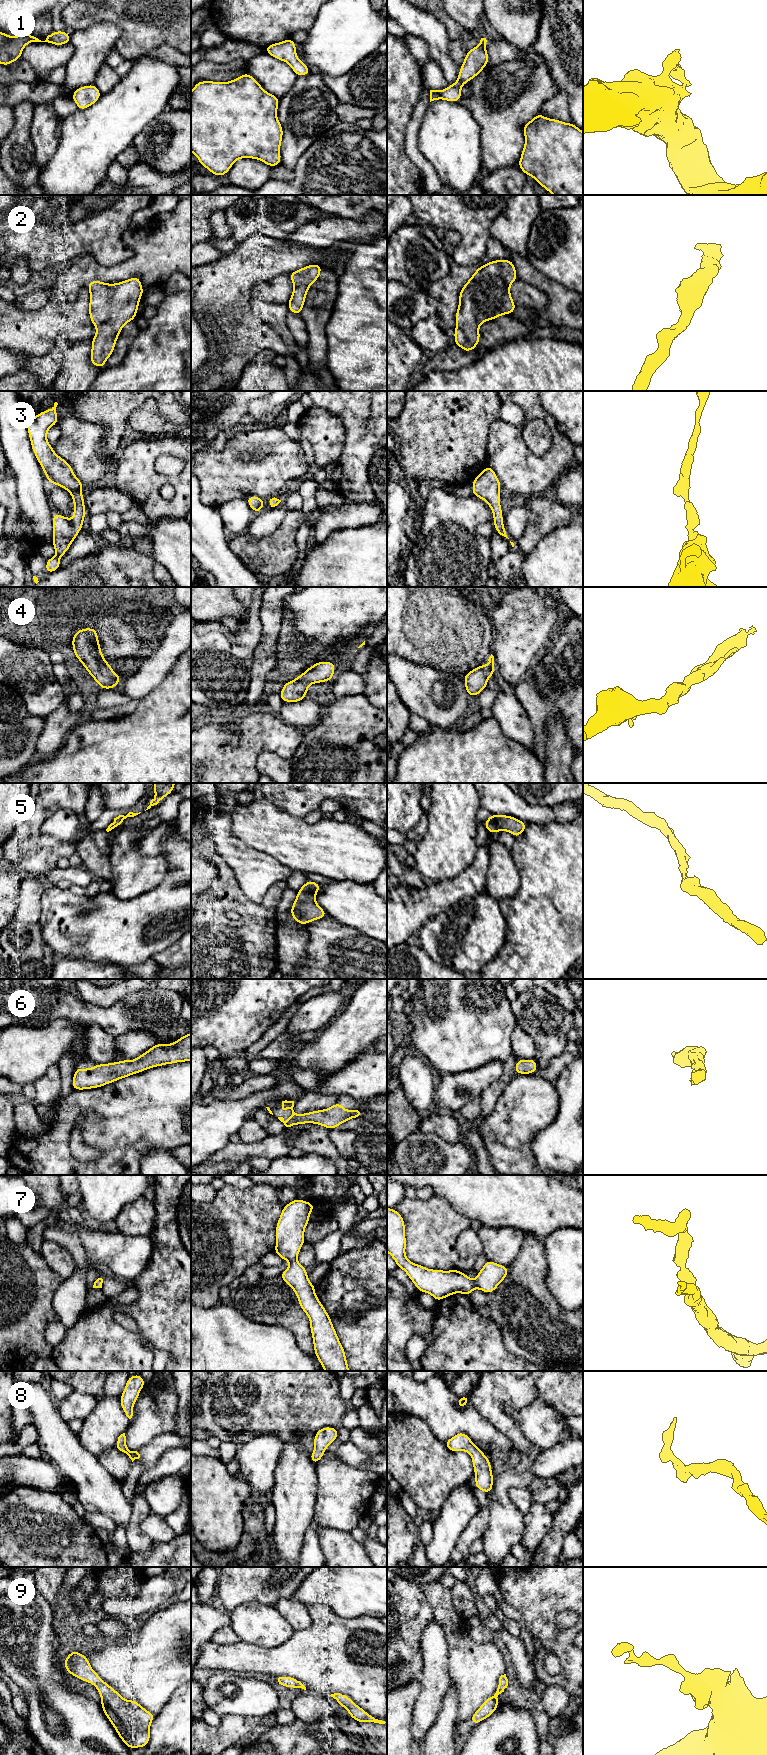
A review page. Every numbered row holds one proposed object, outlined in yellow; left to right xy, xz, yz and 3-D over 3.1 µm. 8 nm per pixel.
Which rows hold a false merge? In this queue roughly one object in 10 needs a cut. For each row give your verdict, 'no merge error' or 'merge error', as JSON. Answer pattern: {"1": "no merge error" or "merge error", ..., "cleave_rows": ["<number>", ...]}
{"1": "no merge error", "2": "no merge error", "3": "no merge error", "4": "no merge error", "5": "no merge error", "6": "no merge error", "7": "no merge error", "8": "no merge error", "9": "no merge error", "cleave_rows": []}

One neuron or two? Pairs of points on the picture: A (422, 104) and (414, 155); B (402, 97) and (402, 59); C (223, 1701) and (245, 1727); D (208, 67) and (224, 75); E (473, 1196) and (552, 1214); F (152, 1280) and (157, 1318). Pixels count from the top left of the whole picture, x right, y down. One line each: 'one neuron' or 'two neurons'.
A: one neuron
B: one neuron
C: two neurons
D: one neuron
E: one neuron
F: one neuron

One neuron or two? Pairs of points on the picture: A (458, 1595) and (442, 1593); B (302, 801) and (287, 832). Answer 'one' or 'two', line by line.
A: two
B: two

